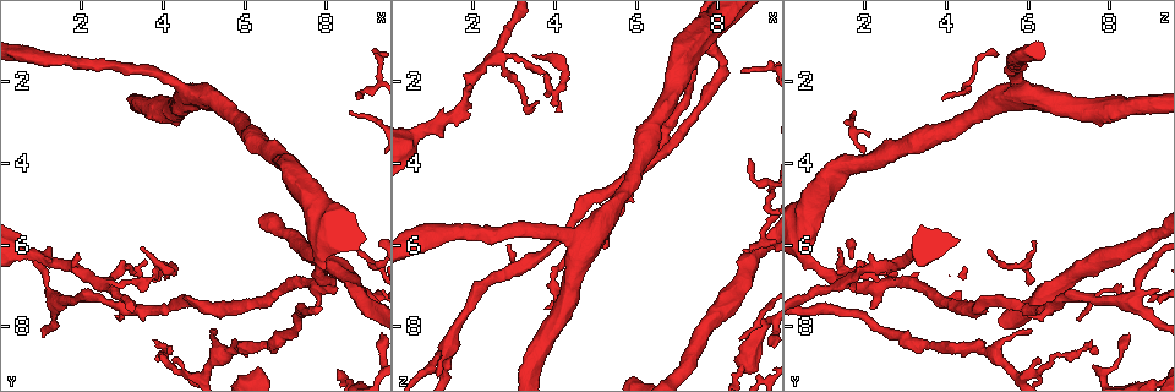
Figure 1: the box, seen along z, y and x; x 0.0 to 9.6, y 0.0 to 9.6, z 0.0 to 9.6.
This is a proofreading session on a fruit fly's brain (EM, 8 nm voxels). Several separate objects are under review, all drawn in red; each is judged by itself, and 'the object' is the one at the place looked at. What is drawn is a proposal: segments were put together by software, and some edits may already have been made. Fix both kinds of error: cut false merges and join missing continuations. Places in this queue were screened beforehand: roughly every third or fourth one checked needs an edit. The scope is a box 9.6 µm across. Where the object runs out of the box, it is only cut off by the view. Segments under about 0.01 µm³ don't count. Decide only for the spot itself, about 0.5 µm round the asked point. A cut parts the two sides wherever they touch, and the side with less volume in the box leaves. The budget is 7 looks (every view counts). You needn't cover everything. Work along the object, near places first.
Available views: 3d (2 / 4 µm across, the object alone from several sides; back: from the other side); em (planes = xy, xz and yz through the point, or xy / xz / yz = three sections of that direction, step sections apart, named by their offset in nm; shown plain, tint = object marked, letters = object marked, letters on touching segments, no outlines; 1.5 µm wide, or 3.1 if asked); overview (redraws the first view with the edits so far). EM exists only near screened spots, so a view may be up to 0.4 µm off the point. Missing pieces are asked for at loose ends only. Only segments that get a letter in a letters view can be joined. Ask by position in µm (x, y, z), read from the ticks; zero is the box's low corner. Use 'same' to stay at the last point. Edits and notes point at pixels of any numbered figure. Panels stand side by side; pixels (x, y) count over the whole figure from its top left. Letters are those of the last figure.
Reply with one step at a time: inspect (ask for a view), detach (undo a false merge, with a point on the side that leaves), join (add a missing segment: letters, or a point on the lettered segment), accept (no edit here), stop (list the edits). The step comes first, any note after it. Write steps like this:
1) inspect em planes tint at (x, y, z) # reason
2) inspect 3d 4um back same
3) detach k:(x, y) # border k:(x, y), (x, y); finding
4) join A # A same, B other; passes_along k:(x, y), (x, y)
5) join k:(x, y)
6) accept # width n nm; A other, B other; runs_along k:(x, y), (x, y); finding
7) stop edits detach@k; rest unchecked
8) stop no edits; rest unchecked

inspect em planes letters at (3.40, 6.15, 1.35) # thin end

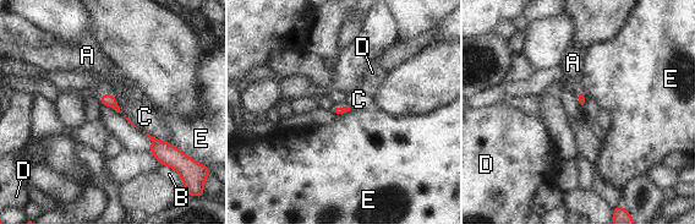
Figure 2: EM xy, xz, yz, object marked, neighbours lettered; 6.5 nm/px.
accept # longest_contact C 200 nm; A other, B other, C other, D other, E other; border 2:(102, 93), (113, 94); none of them fits

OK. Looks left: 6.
inspect em planes plain at (8.60, 5.95, 6.10) # an open end

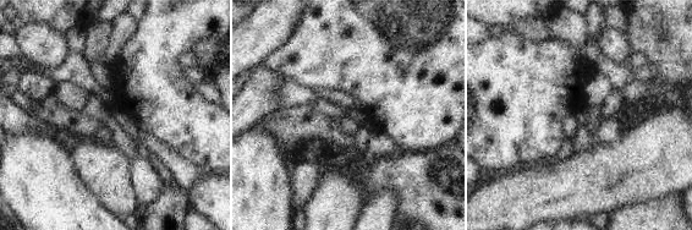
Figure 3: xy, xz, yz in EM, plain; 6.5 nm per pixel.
inspect em planes tint same # with the object marked

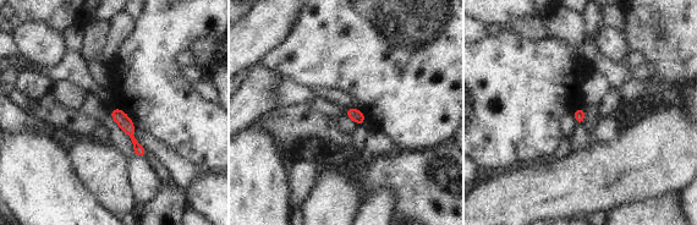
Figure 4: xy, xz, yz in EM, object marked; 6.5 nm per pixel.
inspect em planes letters same # what lies round it

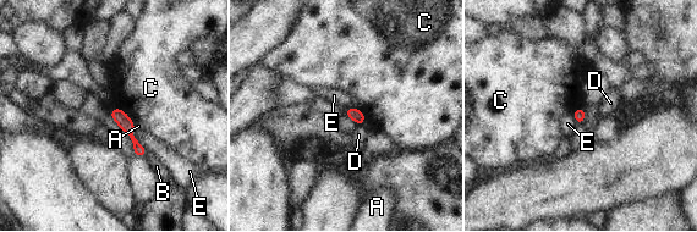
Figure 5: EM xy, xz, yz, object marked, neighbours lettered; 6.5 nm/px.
accept # A other, B other, C other, D other, E other; border 5:(133, 130), (133, 137), (146, 150); no lettered segment goes on from it

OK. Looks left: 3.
inspect 3d 2um back at (4.25, 8.65, 7.70) # branch stops here

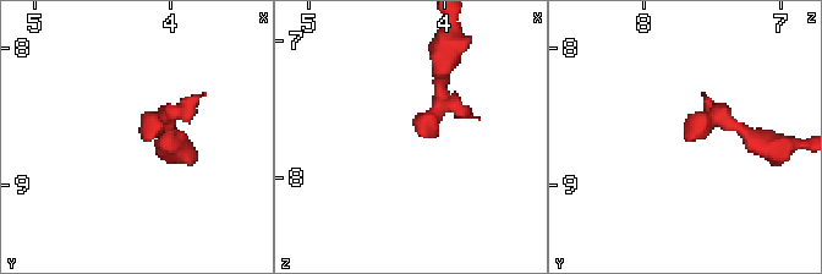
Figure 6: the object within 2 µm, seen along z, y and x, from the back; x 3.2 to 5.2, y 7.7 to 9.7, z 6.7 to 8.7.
inspect em planes letters at (4.20, 8.68, 7.66)

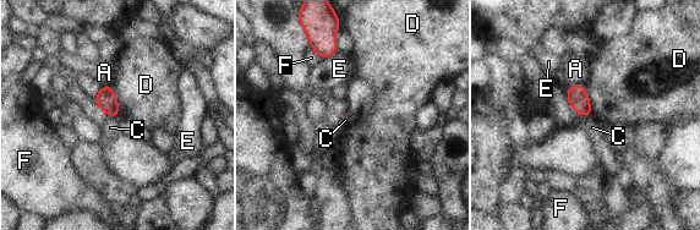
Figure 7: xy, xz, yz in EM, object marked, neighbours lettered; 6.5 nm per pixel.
accept # A other, C other, D other, E other, F other; border 7:(583, 86), (588, 94), (591, 116); none of them fits

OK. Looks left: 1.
stop no edits; rest unchecked

